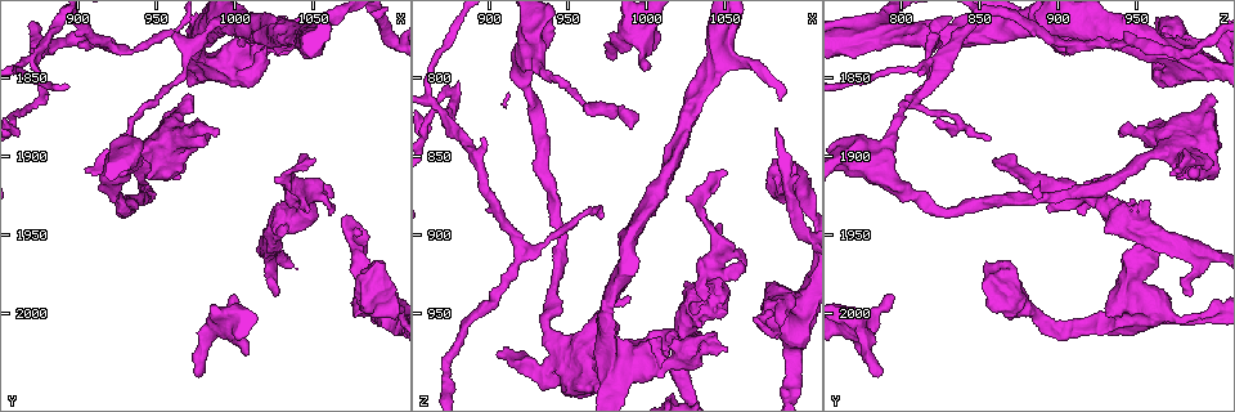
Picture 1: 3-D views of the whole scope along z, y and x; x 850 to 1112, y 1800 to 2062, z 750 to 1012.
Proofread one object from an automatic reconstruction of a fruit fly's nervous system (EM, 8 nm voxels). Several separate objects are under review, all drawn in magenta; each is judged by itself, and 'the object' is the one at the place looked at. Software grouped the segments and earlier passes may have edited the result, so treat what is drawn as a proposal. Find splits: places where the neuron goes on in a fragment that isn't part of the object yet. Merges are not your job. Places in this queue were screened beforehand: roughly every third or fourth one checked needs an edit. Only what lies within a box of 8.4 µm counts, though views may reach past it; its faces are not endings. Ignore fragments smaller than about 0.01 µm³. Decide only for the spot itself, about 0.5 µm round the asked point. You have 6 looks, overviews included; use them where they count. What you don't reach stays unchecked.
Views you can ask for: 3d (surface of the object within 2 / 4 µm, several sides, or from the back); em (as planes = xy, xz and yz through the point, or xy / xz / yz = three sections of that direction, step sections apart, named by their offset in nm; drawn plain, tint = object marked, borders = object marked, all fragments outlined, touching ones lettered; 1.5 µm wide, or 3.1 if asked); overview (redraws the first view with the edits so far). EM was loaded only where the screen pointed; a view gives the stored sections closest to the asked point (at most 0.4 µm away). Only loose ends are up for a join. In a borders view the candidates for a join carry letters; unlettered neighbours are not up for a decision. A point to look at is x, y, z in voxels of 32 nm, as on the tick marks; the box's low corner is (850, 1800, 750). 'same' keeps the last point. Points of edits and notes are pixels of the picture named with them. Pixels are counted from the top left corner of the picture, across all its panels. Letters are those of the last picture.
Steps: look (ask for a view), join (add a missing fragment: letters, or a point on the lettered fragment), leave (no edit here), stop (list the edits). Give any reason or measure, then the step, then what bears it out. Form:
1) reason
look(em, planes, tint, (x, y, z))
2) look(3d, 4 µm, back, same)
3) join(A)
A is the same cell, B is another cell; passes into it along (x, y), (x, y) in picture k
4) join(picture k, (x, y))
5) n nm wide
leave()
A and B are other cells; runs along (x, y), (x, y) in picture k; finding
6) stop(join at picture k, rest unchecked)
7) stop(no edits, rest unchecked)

free end
look(3d, 2 µm, (1026, 1988, 986))

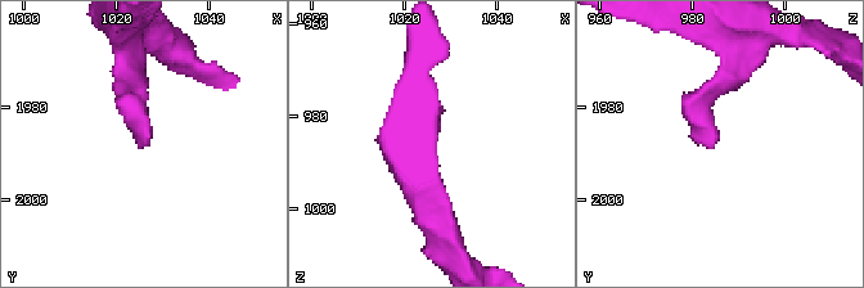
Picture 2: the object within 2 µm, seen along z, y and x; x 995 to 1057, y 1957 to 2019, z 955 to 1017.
look(em, xz, step 4, borders, (1026, 1987, 986))

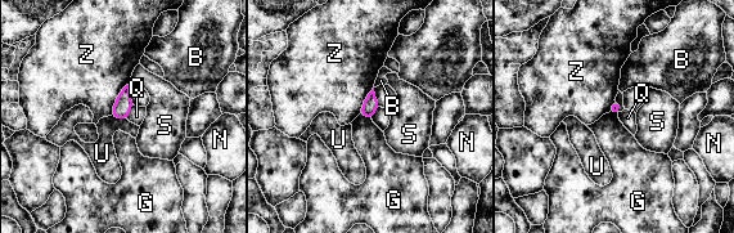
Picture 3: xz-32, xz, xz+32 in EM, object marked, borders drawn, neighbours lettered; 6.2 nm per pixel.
leave()
B, G, N, Q, S, U and Z are other cells; border along (359, 113), (370, 119) in picture 3; none of them fits

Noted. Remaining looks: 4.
an open end
look(3d, 4 µm, (1078, 2002, 930))

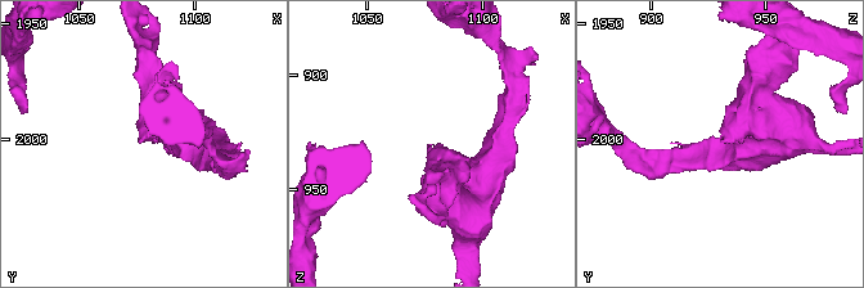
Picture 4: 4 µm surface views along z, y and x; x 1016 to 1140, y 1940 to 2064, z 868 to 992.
look(em, xz, step 8, borders, (1076, 2002, 930))

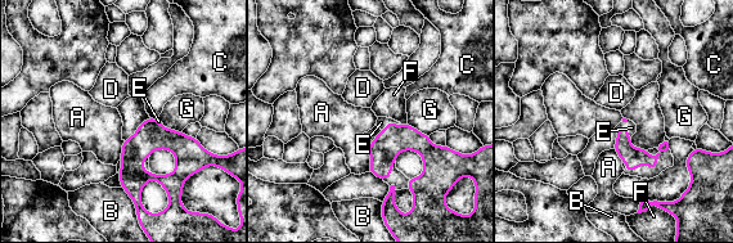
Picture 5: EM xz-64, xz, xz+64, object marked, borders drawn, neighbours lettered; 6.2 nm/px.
another direction
look(em, planes, borders, same)

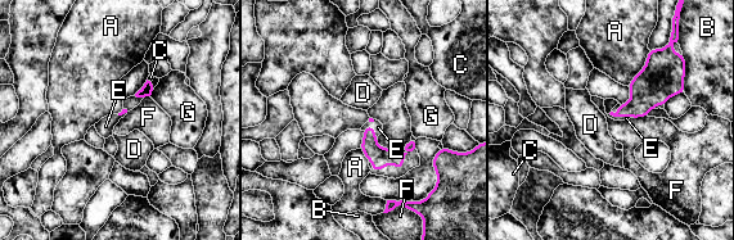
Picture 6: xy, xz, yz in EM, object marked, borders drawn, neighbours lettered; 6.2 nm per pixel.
join(E)
E is the same cell, A, B, C, D, F and G are other cells; passes into it along (379, 157), (373, 130), (378, 127) in picture 6; it goes on there

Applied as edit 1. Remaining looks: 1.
stop(join at picture 6, rest unchecked)

